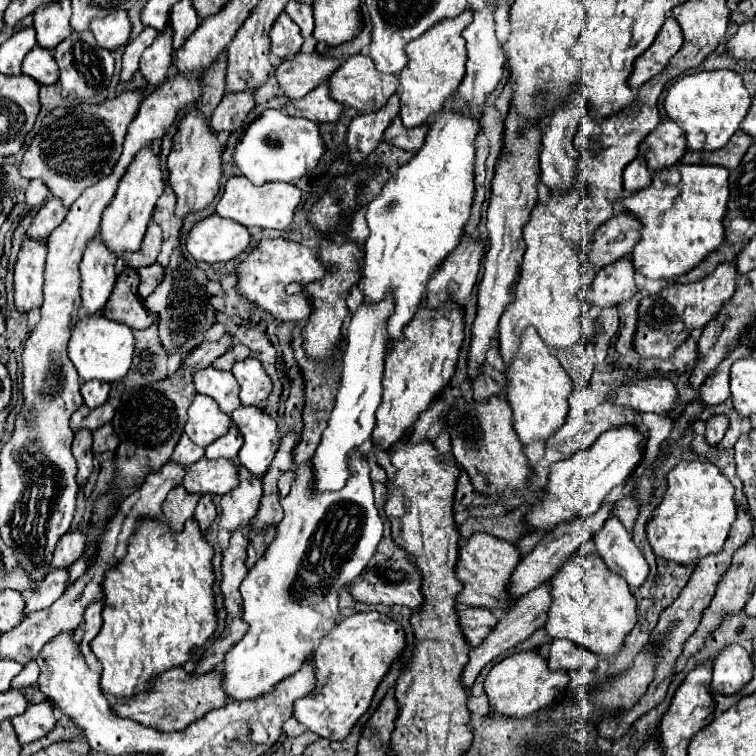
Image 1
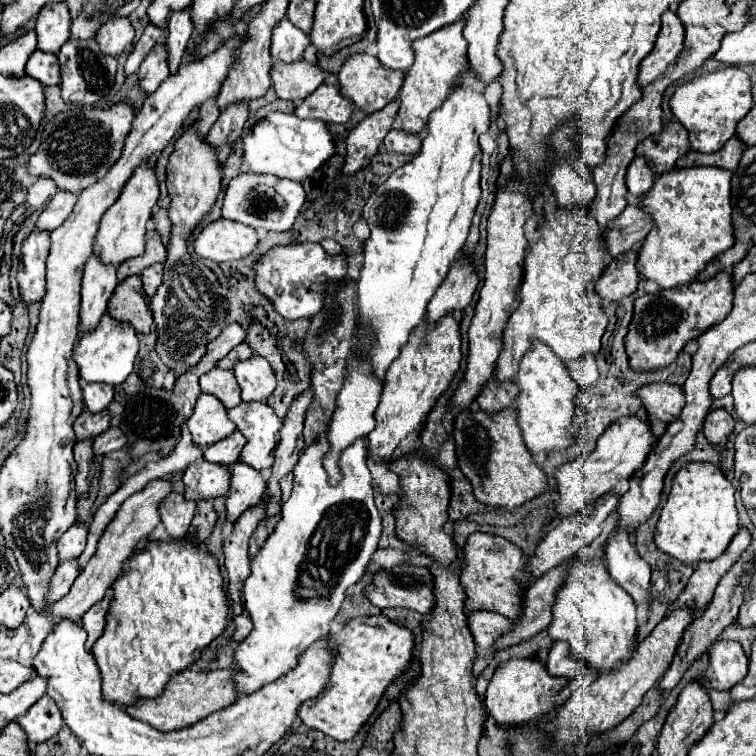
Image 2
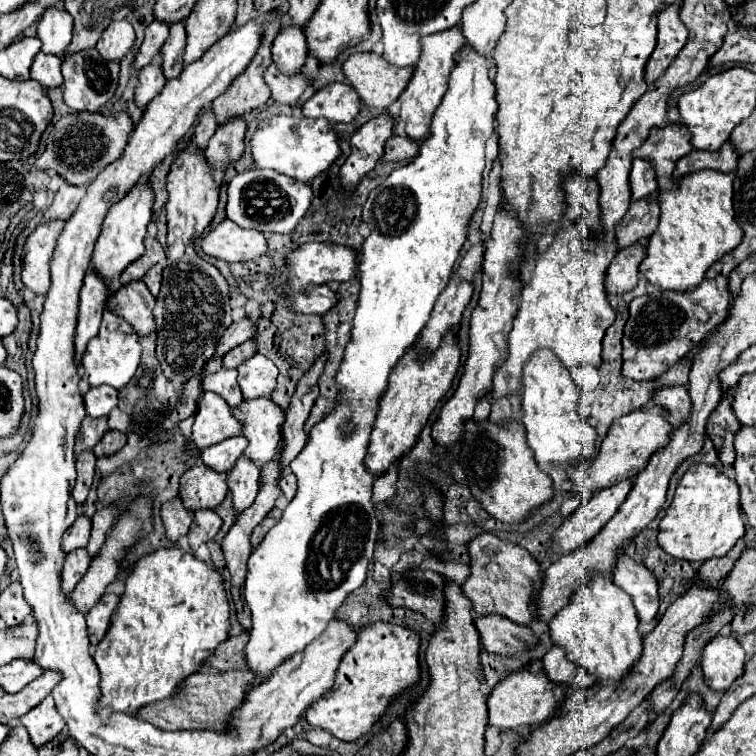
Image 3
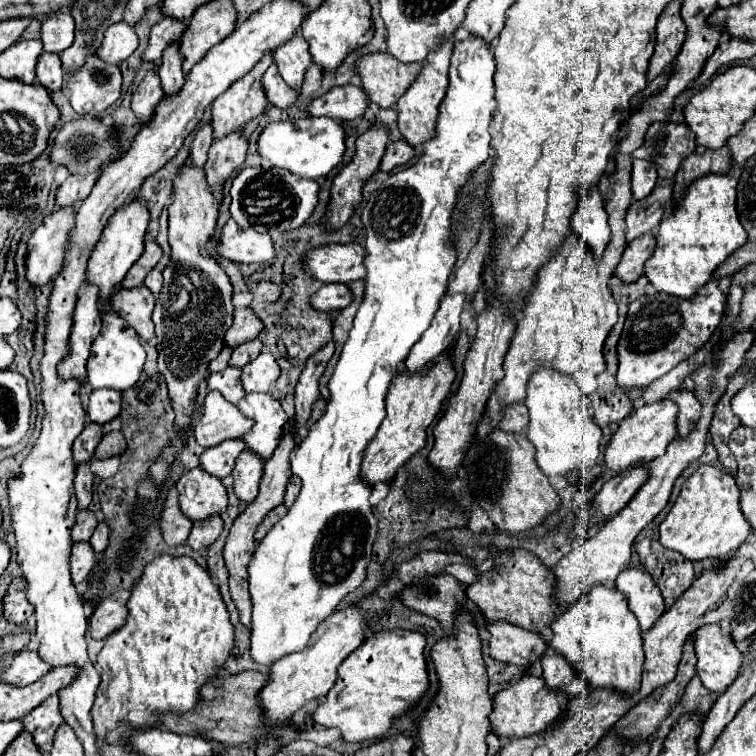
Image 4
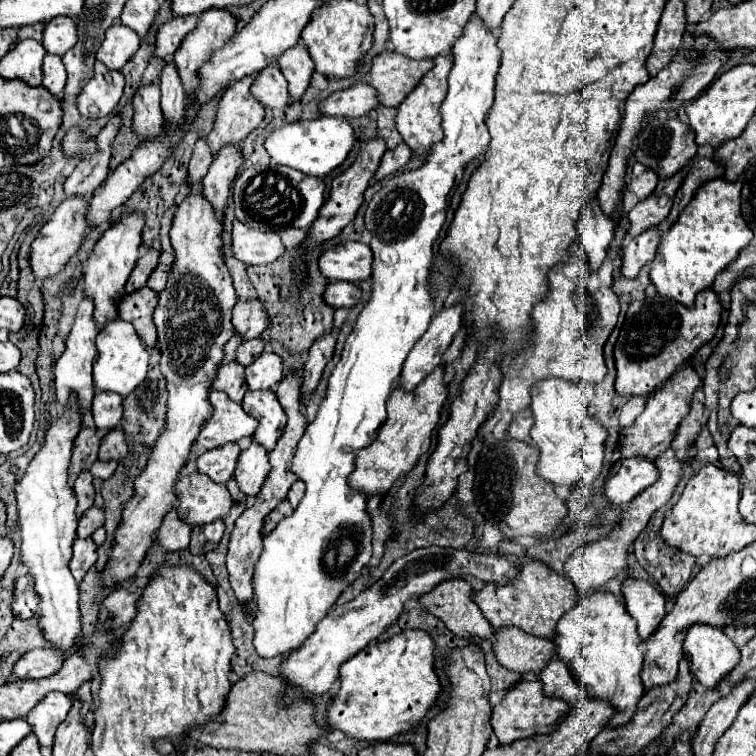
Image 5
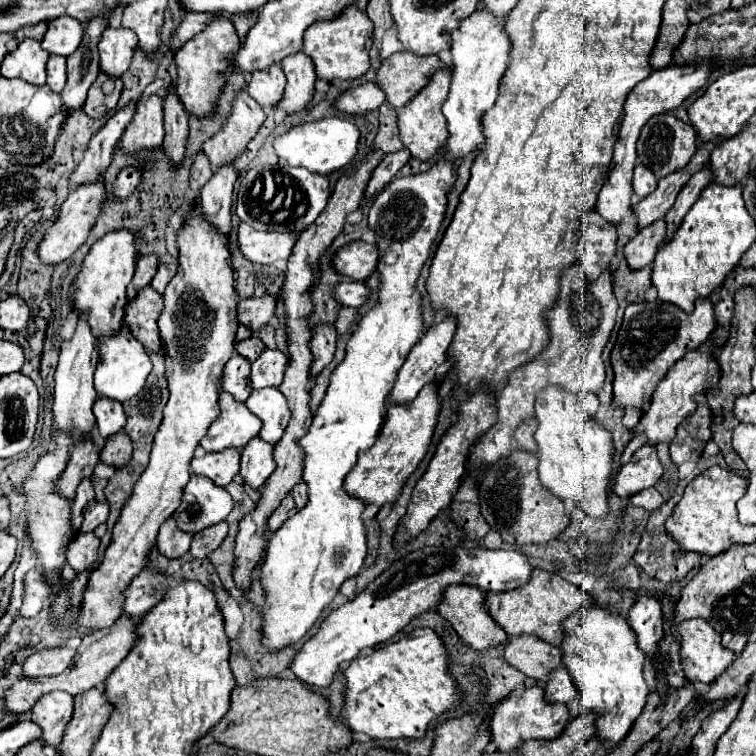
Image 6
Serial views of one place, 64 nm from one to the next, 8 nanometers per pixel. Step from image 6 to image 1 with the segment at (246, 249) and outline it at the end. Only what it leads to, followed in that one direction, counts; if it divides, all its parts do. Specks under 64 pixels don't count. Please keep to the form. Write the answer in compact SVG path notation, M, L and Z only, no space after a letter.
M218 214L198 222L186 238L188 254L192 254L196 260L204 260L210 264L232 260L240 256L248 246L248 228Z

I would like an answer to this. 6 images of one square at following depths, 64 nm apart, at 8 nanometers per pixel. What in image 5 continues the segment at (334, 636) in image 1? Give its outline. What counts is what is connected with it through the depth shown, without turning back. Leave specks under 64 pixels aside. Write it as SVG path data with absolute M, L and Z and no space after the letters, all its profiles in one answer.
M404 630L390 640L374 642L344 662L342 686L328 712L328 724L358 740L390 740L416 730L442 694L434 672L434 640L424 630Z

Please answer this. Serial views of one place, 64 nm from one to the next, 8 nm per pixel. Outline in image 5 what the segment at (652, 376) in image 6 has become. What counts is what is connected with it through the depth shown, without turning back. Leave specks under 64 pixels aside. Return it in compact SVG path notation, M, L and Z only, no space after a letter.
M712 288L710 292L700 292L696 296L694 308L682 308L682 304L674 304L674 300L668 298L632 302L614 346L618 370L616 392L624 398L634 398L658 390L678 370L678 366L694 356L702 344L714 338L720 324L720 312L722 306Z

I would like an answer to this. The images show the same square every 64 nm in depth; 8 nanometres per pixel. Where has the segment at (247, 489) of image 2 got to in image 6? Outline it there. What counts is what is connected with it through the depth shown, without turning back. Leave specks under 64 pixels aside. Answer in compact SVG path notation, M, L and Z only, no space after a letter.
M260 436L250 440L250 444L242 450L240 476L244 478L244 484L250 488L262 488L266 484L266 480L276 470L274 448L276 444L264 442Z

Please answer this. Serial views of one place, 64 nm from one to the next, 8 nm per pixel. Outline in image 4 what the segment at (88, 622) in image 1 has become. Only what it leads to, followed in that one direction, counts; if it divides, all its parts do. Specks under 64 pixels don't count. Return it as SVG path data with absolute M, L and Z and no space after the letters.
M118 590L110 594L106 600L100 602L96 612L90 618L92 638L94 640L106 640L110 634L114 634L128 618L128 600L132 596L132 590Z

